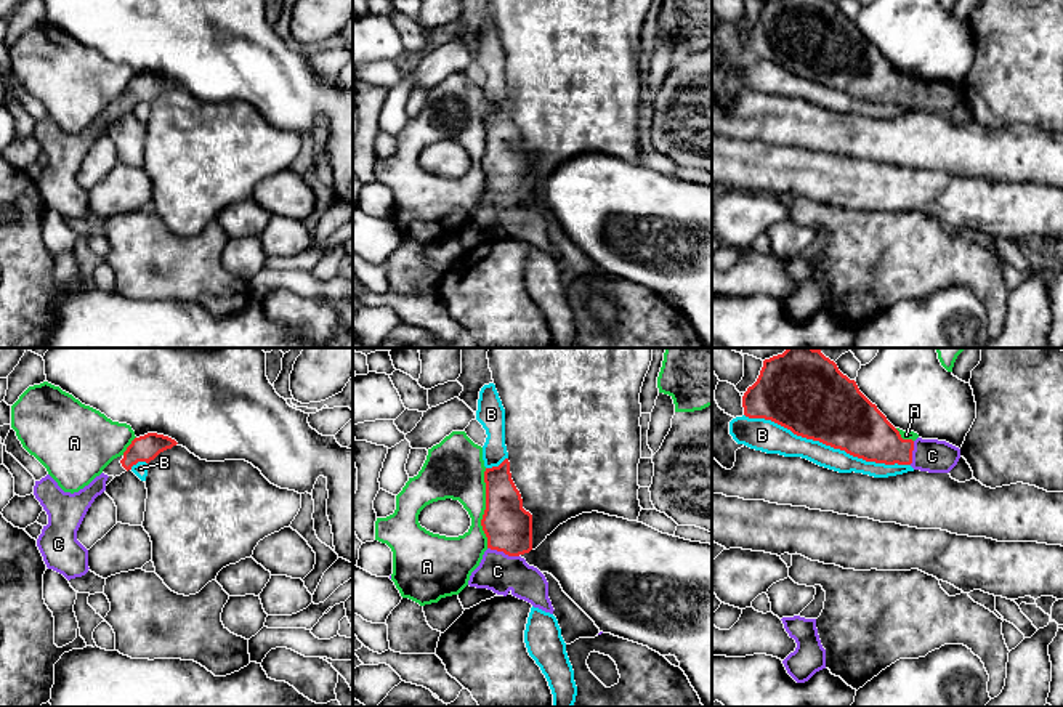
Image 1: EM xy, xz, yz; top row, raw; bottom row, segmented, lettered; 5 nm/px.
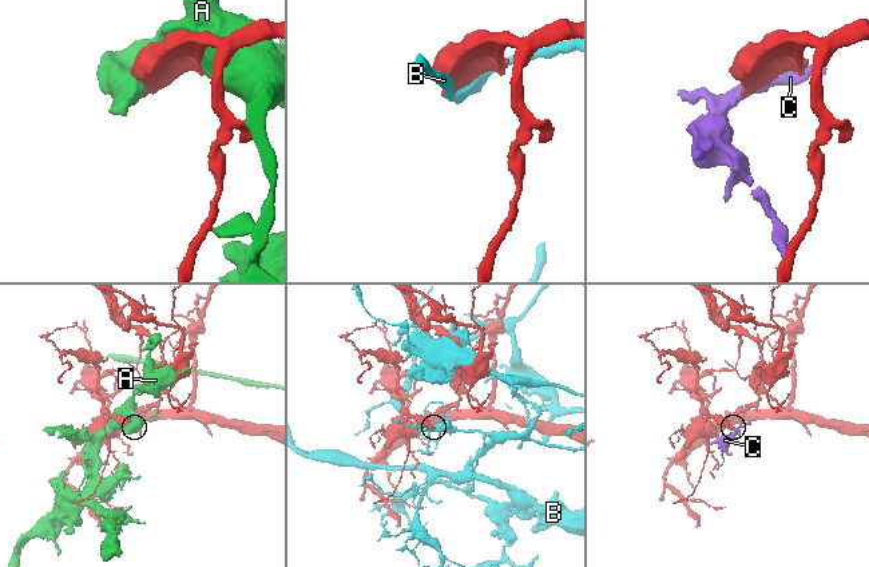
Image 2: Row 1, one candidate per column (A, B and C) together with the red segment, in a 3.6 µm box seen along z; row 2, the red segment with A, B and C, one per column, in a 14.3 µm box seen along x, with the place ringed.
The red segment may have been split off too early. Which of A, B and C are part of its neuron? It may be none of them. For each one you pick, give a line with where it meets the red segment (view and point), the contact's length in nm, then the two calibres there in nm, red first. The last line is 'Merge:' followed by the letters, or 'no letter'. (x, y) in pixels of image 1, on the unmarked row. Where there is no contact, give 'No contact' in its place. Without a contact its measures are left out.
C: Touches red at xz (504, 193). Shared border 170 nm. Thickness 240 nm (red) against 190 nm
Merge: C

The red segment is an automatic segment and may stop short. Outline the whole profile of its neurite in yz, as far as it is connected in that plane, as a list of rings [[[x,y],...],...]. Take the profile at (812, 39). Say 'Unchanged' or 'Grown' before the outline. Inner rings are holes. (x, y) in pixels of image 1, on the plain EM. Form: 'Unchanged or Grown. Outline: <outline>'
Grown. Outline: [[[765,0],[757,22],[742,37],[744,56],[771,61],[794,75],[885,106],[911,106],[928,114],[949,114],[960,90],[938,80],[903,80],[899,72],[831,0]]]

